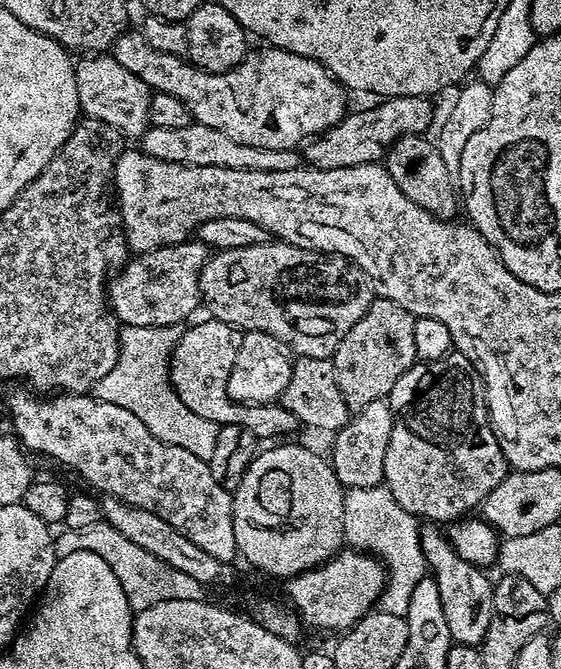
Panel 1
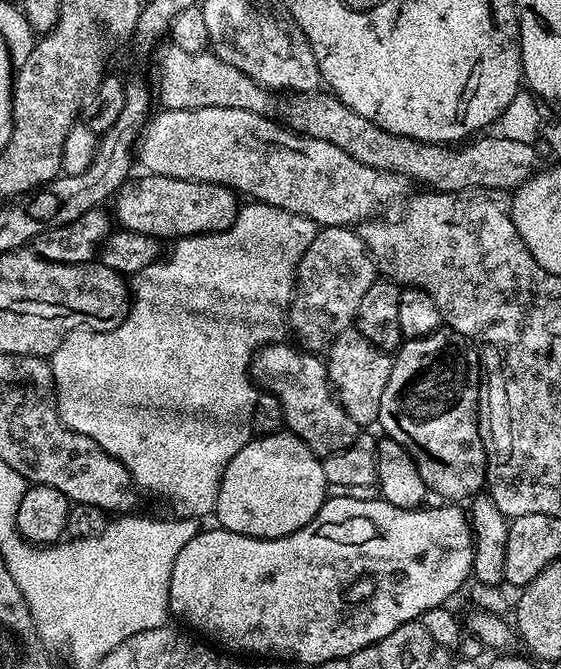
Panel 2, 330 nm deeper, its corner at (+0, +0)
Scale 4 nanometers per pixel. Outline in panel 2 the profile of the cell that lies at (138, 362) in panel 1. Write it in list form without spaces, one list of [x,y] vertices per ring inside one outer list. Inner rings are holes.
[[[248,202],[236,213],[234,222],[221,232],[206,232],[198,236],[182,236],[163,258],[157,258],[141,272],[135,273],[130,284],[130,307],[128,316],[114,330],[109,332],[93,332],[90,336],[75,336],[68,333],[64,341],[56,347],[50,357],[52,377],[56,383],[56,408],[60,411],[60,421],[75,432],[86,434],[109,452],[115,460],[121,460],[132,475],[133,485],[137,489],[145,488],[148,492],[157,492],[164,500],[169,500],[184,518],[204,518],[204,515],[215,513],[216,499],[220,489],[220,479],[224,467],[253,439],[252,419],[254,418],[254,402],[258,388],[253,383],[249,372],[252,357],[263,346],[279,341],[286,332],[288,305],[292,302],[292,293],[296,287],[296,266],[302,254],[314,242],[318,226],[310,218],[296,220],[298,214],[284,216],[286,210],[272,212],[274,205],[259,202]]]

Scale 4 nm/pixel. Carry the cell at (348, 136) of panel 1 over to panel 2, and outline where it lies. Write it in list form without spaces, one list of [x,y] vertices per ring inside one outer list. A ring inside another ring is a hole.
[[[141,175],[141,180],[125,182],[114,196],[114,220],[121,229],[147,236],[179,238],[206,232],[221,232],[234,222],[238,211],[237,193],[224,184],[183,180],[170,176]]]

